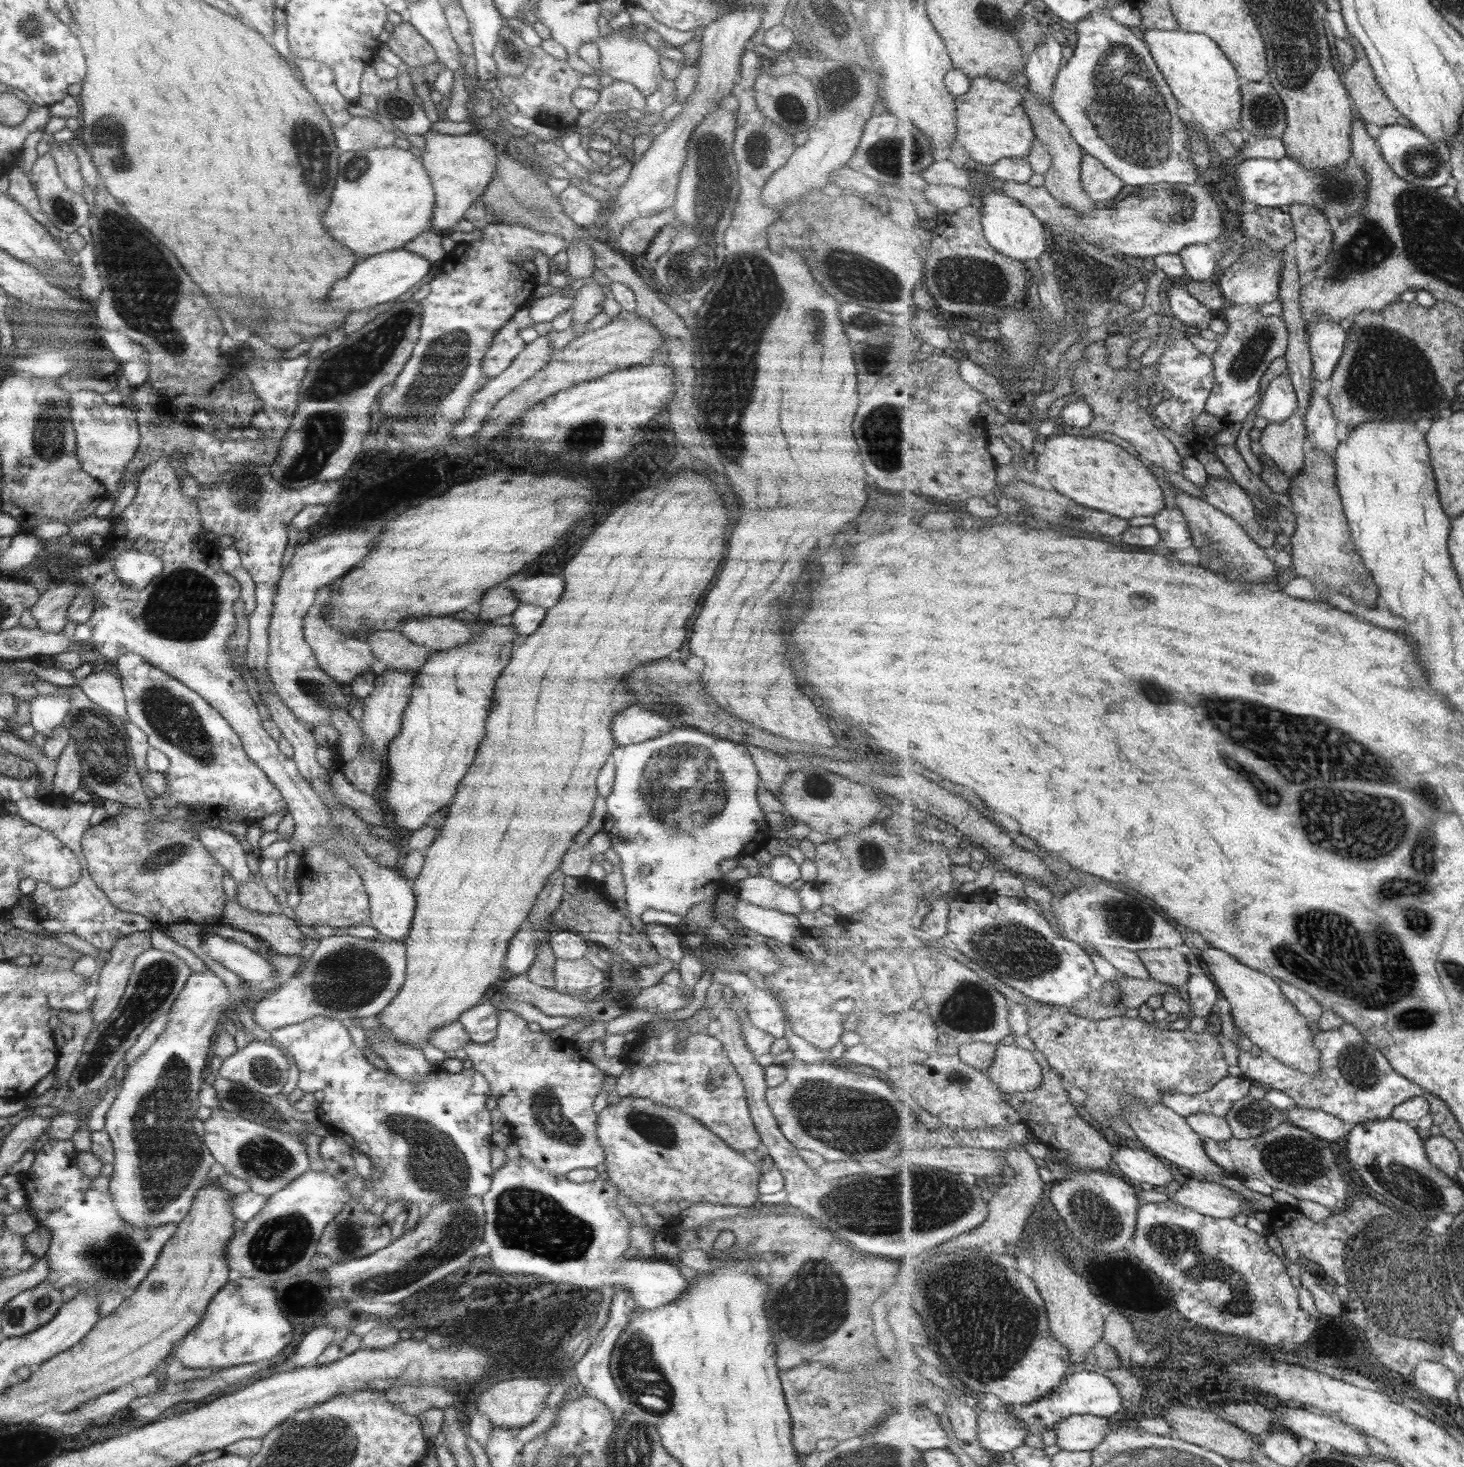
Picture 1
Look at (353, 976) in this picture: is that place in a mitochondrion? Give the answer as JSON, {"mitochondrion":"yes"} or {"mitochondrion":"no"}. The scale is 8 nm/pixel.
{"mitochondrion":"yes"}

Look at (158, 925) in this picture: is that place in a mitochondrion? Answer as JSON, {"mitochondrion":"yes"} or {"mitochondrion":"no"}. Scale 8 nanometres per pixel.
{"mitochondrion":"no"}

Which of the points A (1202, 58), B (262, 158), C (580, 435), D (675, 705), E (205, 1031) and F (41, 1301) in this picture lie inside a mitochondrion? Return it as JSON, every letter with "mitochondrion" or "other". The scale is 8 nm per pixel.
{"A":"other","B":"other","C":"mitochondrion","D":"mitochondrion","E":"other","F":"mitochondrion"}

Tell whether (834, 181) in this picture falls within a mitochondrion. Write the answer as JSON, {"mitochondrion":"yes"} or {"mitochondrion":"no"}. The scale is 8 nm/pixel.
{"mitochondrion":"no"}

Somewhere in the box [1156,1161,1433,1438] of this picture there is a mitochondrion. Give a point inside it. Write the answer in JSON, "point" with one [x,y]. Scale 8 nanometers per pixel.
{"point":[1241,1304]}

